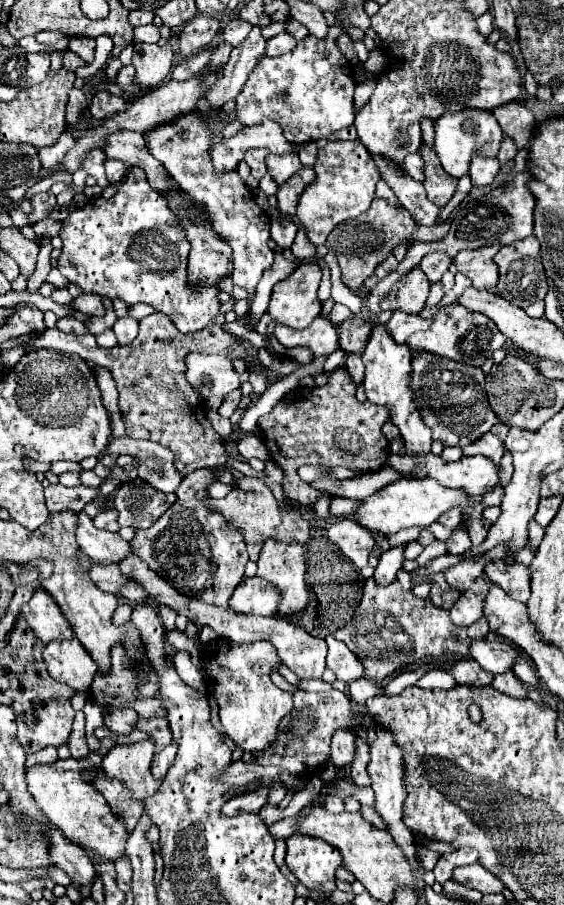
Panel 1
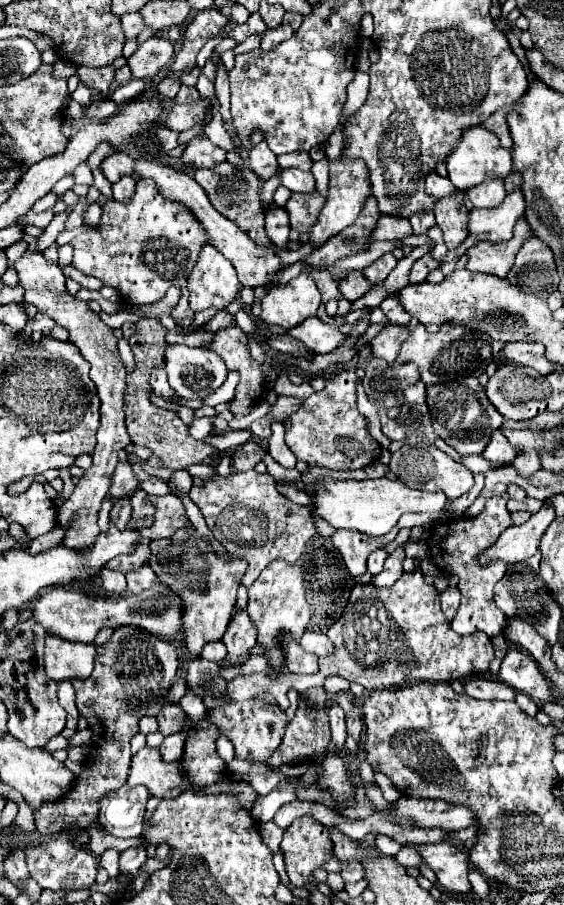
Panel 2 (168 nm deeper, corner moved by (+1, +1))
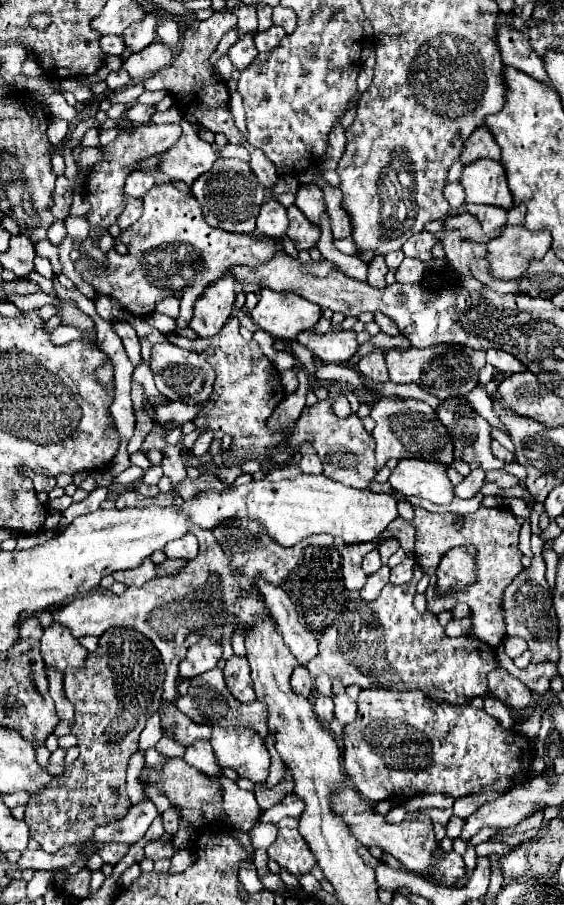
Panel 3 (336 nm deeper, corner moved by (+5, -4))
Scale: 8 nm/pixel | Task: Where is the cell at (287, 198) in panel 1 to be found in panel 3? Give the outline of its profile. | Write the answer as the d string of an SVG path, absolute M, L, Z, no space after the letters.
M296 205L288 207L288 219L290 219L290 227L288 227L286 235L292 239L296 249L302 251L302 249L314 247L320 237L320 227L310 223L306 219L306 215L302 215L302 211L298 211Z

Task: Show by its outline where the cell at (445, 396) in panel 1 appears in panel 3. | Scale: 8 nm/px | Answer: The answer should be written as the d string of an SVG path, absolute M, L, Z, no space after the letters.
M454 397L454 399L446 399L438 409L436 409L438 419L442 421L442 425L448 429L448 435L454 443L454 459L462 459L464 463L470 465L470 469L500 469L504 467L504 461L496 459L492 455L490 443L492 443L492 435L490 435L490 425L486 419L482 419L472 407L470 403L466 403L466 397Z

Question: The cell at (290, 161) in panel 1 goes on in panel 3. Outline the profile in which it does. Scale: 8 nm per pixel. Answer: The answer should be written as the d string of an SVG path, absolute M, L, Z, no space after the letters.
M310 183L310 185L300 185L298 191L296 191L296 207L298 207L312 223L318 223L318 221L320 221L320 215L326 211L322 189L320 189L318 185L314 185L314 183Z

